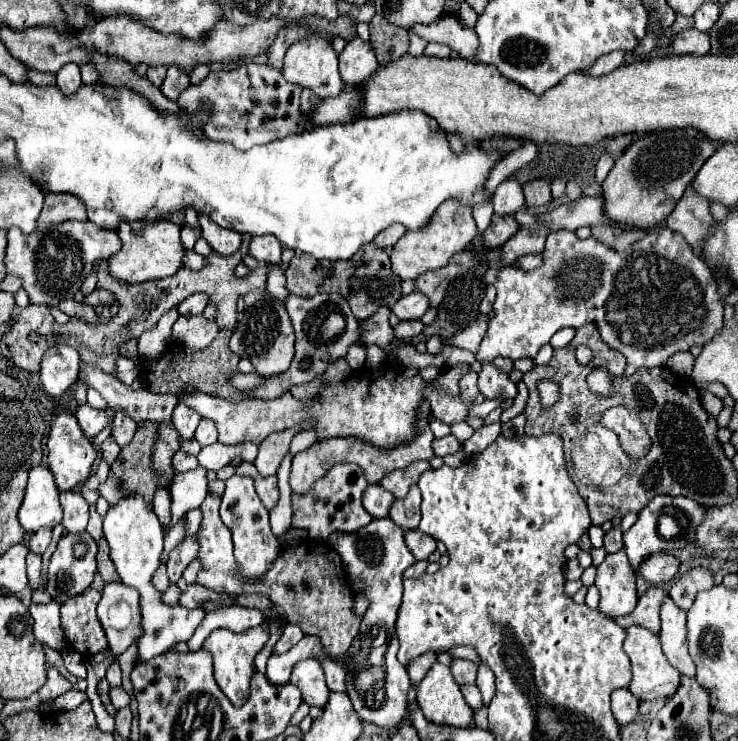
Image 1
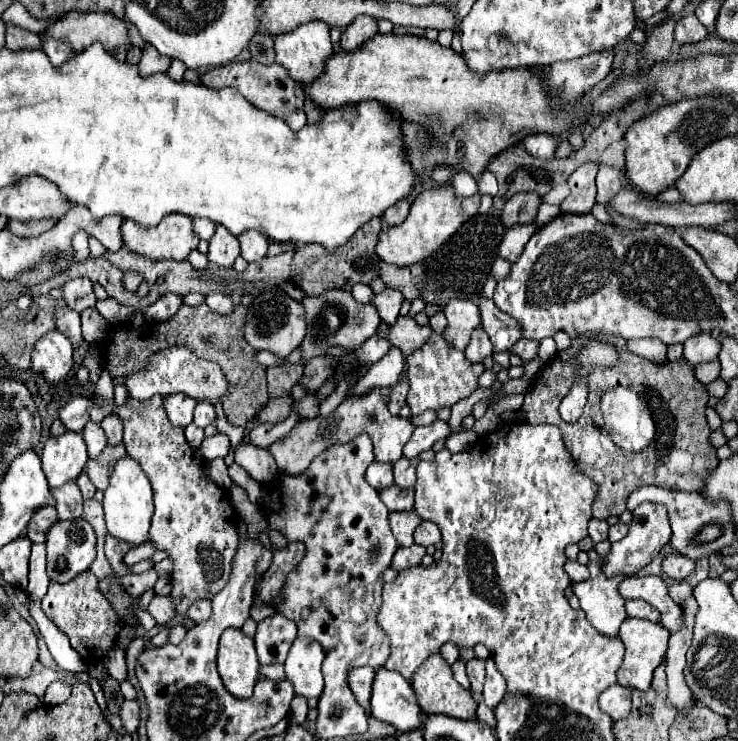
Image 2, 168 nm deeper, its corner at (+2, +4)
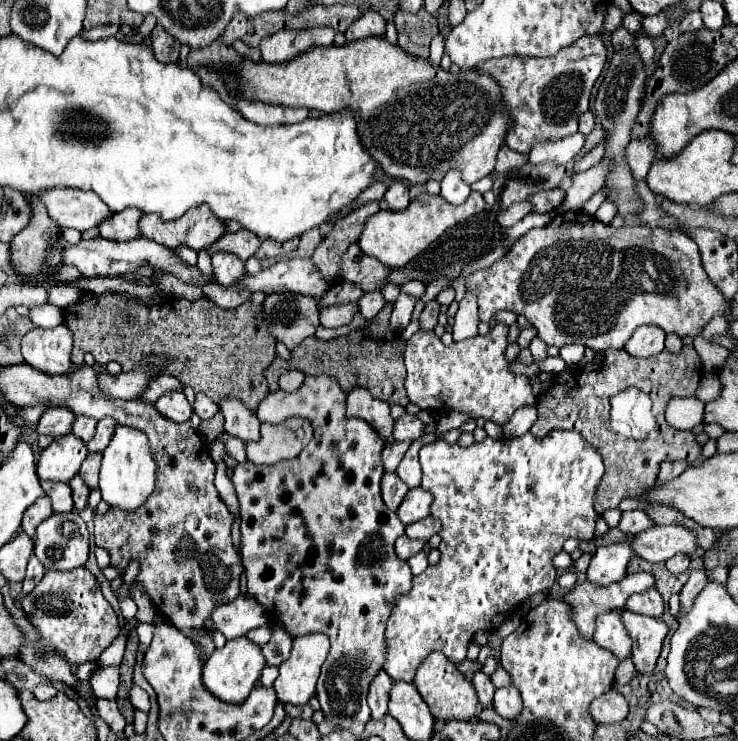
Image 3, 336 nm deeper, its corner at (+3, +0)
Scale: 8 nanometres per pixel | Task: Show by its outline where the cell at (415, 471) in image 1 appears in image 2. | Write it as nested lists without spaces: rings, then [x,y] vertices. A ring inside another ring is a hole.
[[[402,457],[400,461],[394,463],[394,483],[400,485],[402,489],[408,489],[408,487],[414,487],[416,483],[416,467],[410,459]]]

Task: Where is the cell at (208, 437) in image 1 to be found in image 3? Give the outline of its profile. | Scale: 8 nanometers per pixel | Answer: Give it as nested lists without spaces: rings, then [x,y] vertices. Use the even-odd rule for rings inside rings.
[[[197,393],[197,395],[195,395],[193,413],[199,415],[201,421],[209,421],[217,411],[219,411],[219,407],[217,407],[217,405],[207,397],[207,395],[203,395],[203,393]]]

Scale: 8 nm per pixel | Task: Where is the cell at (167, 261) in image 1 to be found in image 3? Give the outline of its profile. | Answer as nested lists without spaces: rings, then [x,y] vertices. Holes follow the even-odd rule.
[[[199,205],[175,221],[161,221],[155,213],[143,215],[139,219],[139,231],[143,237],[169,249],[185,245],[193,251],[201,251],[211,247],[223,235],[223,221],[219,221],[205,205]]]

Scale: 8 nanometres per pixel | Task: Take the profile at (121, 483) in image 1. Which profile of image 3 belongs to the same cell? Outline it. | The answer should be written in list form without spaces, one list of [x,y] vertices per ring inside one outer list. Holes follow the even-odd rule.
[[[89,453],[87,459],[83,461],[81,469],[79,469],[79,475],[83,477],[83,481],[91,489],[97,487],[97,471],[99,471],[99,465],[101,465],[101,453]]]

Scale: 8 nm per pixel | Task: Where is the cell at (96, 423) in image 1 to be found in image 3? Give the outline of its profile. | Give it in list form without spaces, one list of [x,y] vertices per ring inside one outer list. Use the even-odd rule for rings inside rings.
[[[57,407],[57,409],[47,409],[41,419],[39,419],[39,433],[41,435],[53,435],[53,437],[61,437],[61,435],[69,435],[71,433],[71,425],[75,421],[75,413],[67,407]]]

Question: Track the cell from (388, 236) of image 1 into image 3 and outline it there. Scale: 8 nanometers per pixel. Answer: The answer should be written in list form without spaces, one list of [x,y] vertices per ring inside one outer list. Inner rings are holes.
[[[395,181],[395,183],[387,189],[387,193],[385,193],[385,203],[387,203],[387,207],[389,207],[391,211],[403,211],[403,209],[407,209],[409,201],[411,201],[409,189],[407,189],[407,185],[401,183],[401,181]]]

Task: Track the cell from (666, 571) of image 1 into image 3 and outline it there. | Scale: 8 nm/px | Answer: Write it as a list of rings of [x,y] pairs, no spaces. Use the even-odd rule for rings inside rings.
[[[675,555],[675,557],[671,557],[671,559],[667,559],[667,569],[671,571],[671,573],[685,573],[687,569],[689,569],[689,565],[691,565],[691,559],[687,557],[687,555]]]

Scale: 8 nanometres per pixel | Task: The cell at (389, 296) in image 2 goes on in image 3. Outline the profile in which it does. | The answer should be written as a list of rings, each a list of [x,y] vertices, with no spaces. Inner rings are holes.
[[[381,291],[363,293],[363,297],[359,299],[359,309],[361,309],[361,315],[365,319],[373,319],[383,307],[385,307],[385,299],[383,299]]]

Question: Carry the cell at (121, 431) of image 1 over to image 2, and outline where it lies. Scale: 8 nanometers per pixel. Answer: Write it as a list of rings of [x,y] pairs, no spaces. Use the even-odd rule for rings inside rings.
[[[116,415],[104,417],[102,429],[104,429],[104,433],[106,433],[108,445],[120,445],[120,443],[122,443],[122,425],[120,425],[120,419],[118,419]]]

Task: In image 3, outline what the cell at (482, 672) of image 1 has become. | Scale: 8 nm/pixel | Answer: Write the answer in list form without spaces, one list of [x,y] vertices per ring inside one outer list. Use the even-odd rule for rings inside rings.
[[[499,687],[495,689],[495,697],[493,697],[493,709],[505,717],[505,719],[515,719],[521,711],[521,695],[515,687]]]

